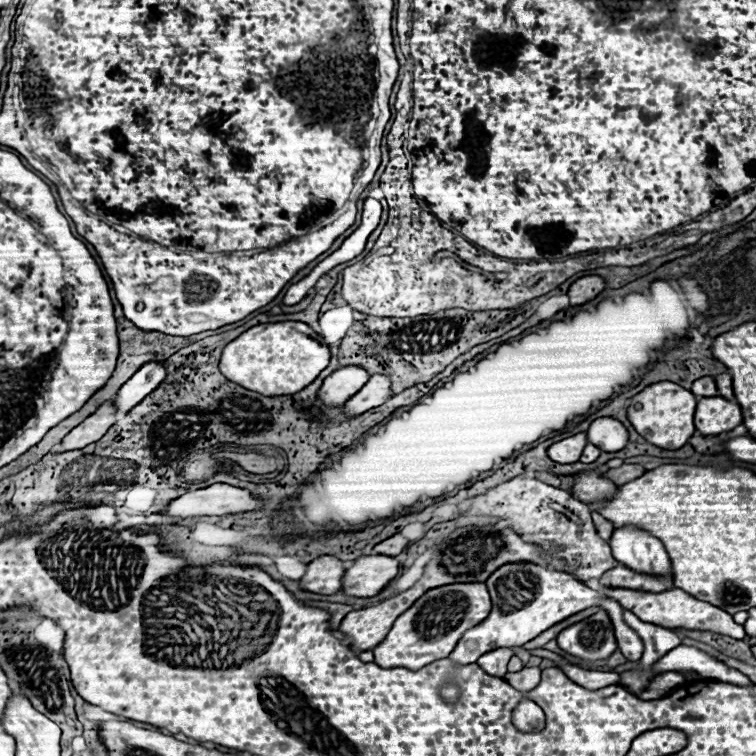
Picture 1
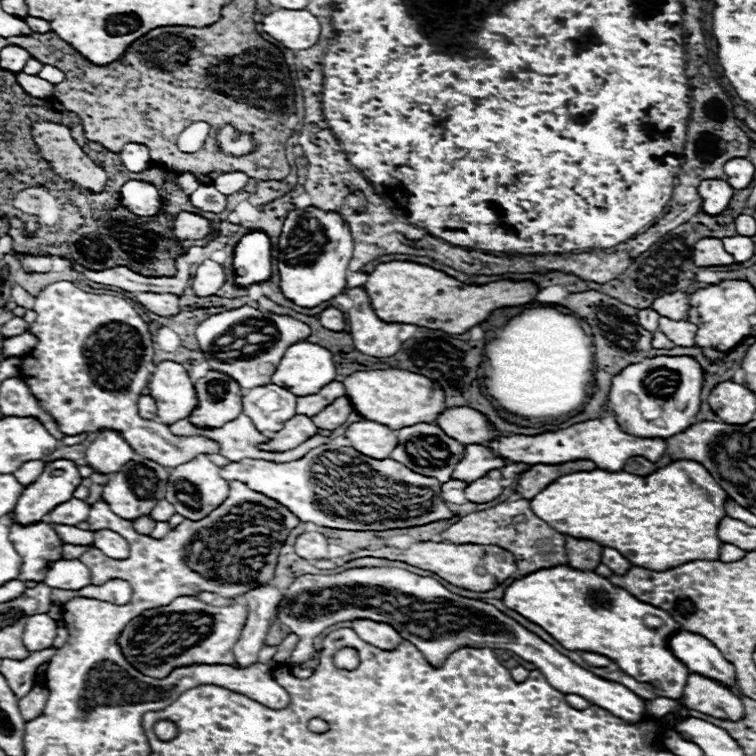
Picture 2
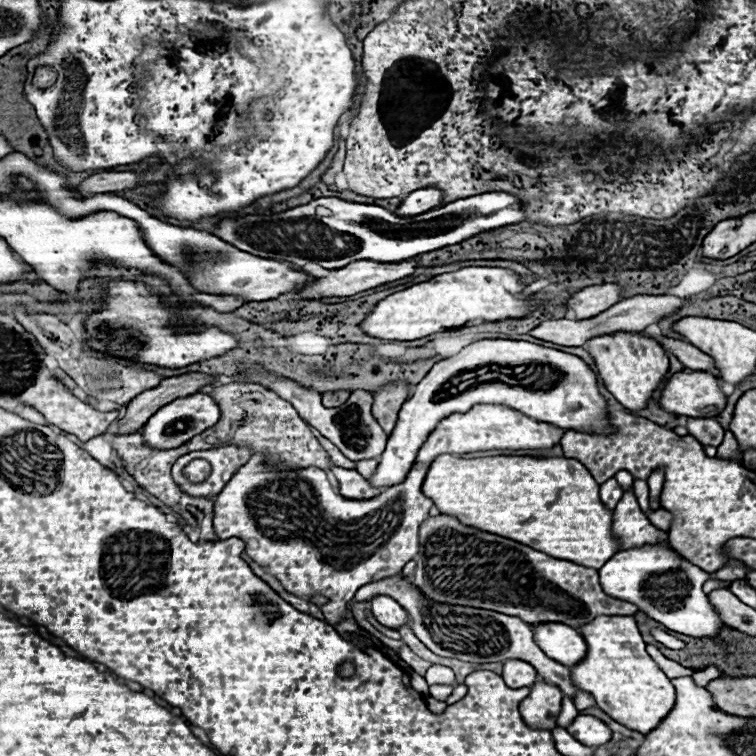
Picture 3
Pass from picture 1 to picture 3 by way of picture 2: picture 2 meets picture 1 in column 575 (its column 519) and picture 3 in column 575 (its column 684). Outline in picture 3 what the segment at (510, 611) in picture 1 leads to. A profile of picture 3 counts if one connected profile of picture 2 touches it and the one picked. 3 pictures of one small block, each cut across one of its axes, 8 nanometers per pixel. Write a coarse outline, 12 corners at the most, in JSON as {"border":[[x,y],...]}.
{"border":[[634,616],[580,632],[572,668],[618,724],[644,736],[674,708]]}

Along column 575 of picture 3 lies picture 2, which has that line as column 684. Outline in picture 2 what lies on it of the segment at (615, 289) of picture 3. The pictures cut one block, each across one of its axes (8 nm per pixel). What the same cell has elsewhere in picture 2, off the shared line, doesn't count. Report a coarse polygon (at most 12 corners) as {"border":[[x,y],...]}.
{"border":[[664,294],[650,306],[666,318],[686,318],[688,294]]}

